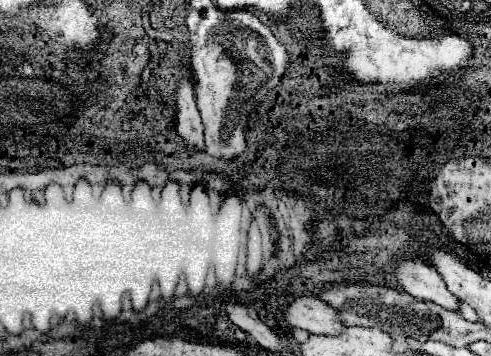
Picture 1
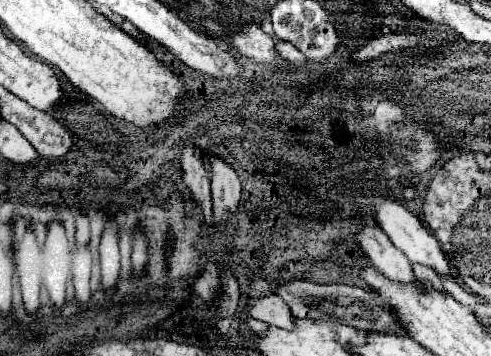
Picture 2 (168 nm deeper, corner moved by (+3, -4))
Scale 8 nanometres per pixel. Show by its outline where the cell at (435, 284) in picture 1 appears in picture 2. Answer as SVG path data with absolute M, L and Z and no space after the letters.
M364 226L358 234L354 234L356 244L362 248L362 252L368 256L368 260L382 272L386 278L396 282L410 282L416 280L410 260L398 250L388 236L376 226Z

